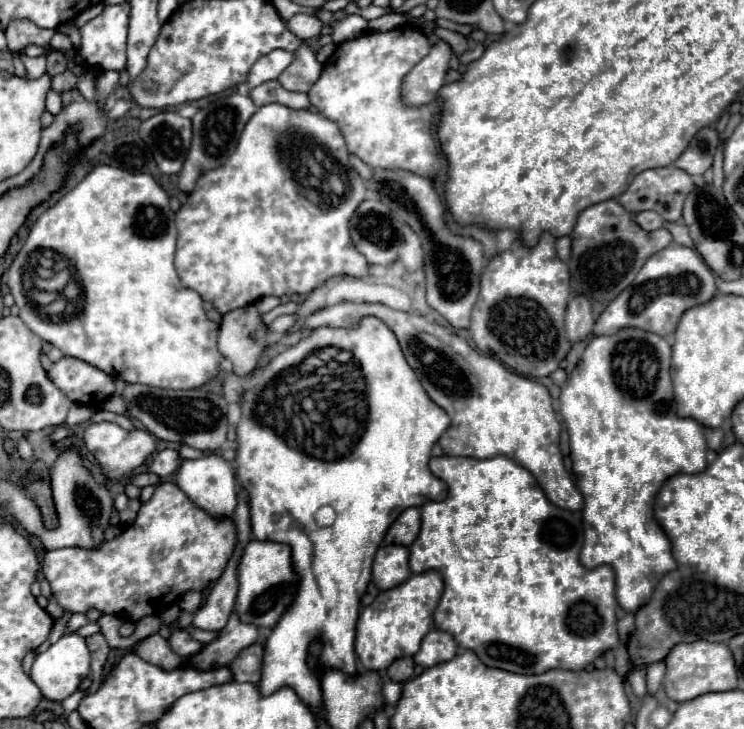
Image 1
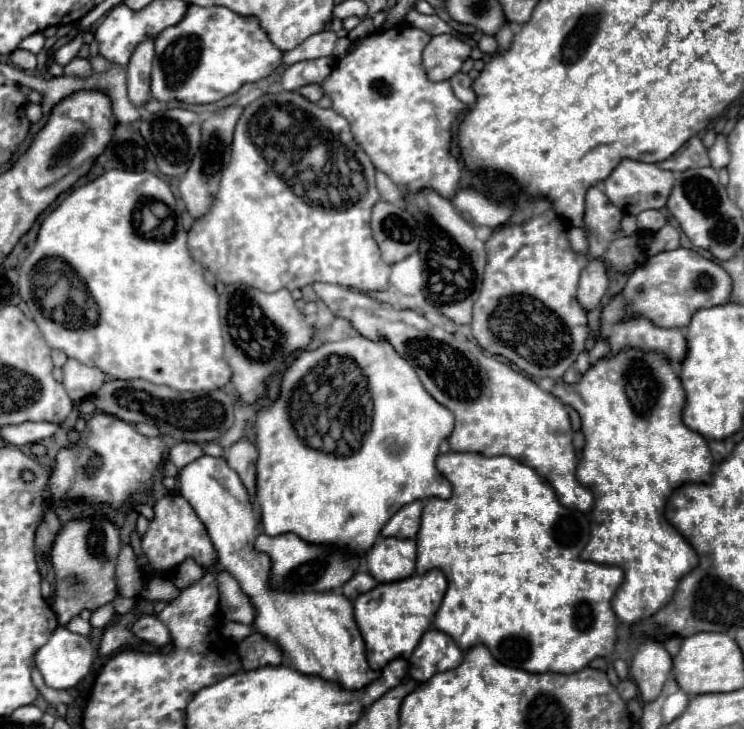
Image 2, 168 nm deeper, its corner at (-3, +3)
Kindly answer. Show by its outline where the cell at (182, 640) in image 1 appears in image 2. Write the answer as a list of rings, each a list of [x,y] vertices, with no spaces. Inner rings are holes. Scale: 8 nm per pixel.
[[[140,616],[132,628],[134,636],[138,636],[140,640],[146,640],[154,646],[164,646],[170,640],[170,632],[168,628],[156,618],[156,616]]]

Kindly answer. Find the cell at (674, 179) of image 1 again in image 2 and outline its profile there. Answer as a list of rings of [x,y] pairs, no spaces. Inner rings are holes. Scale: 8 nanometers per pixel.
[[[632,158],[620,160],[620,164],[612,170],[612,174],[602,182],[602,190],[608,196],[608,200],[614,206],[620,206],[626,214],[634,214],[634,216],[650,208],[664,208],[672,186],[674,186],[674,174],[670,170],[662,170],[656,164],[636,162]]]

